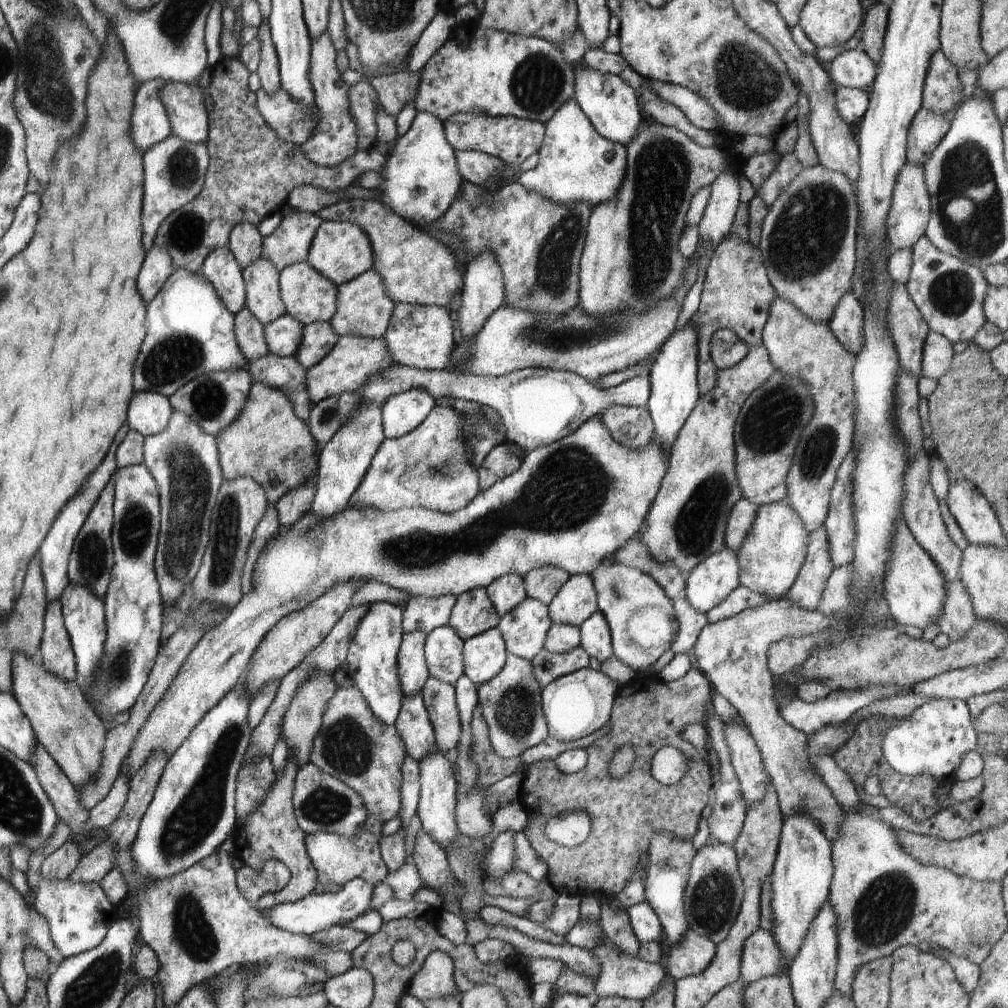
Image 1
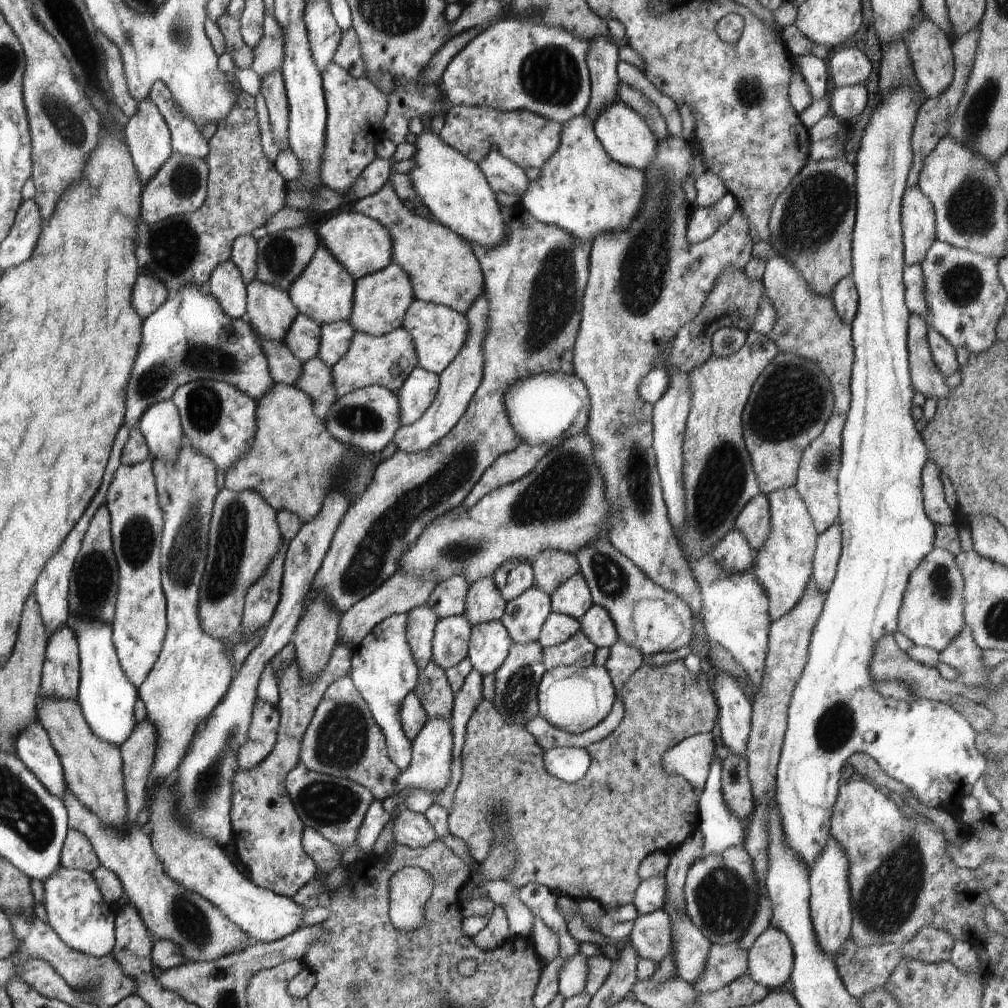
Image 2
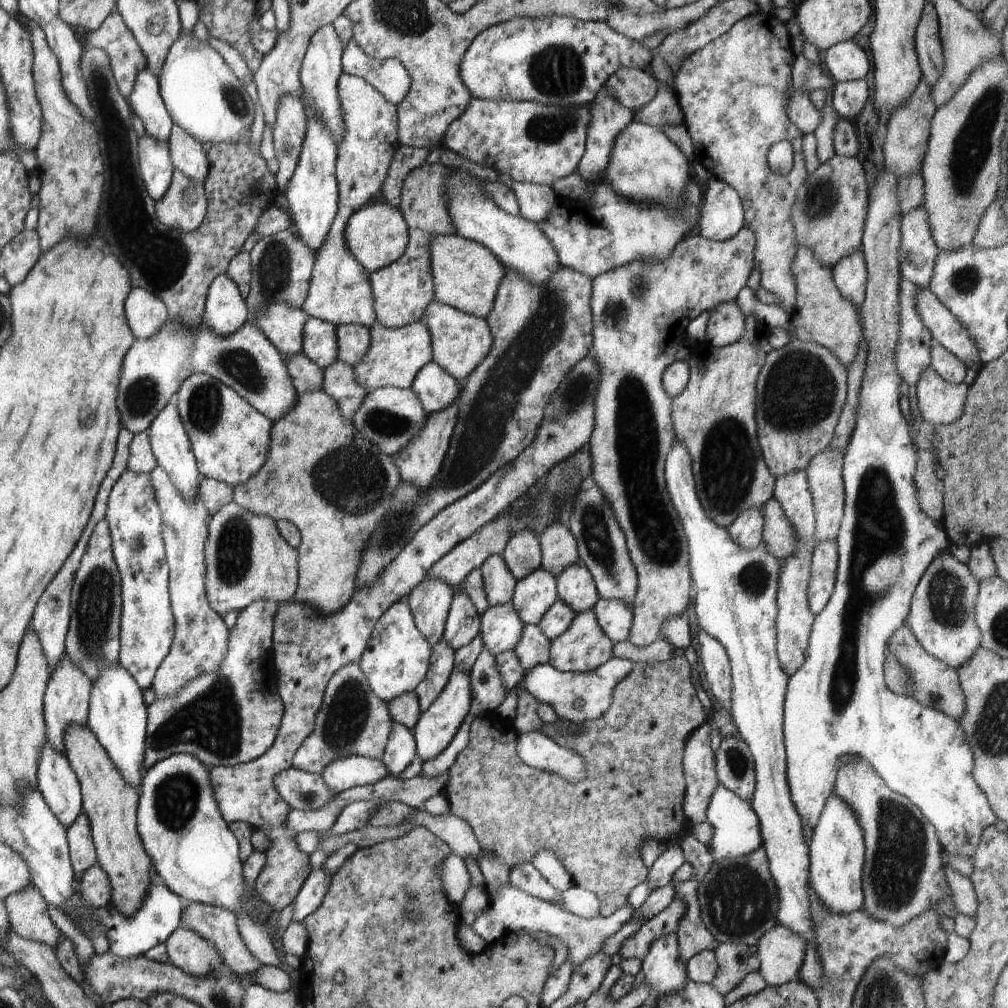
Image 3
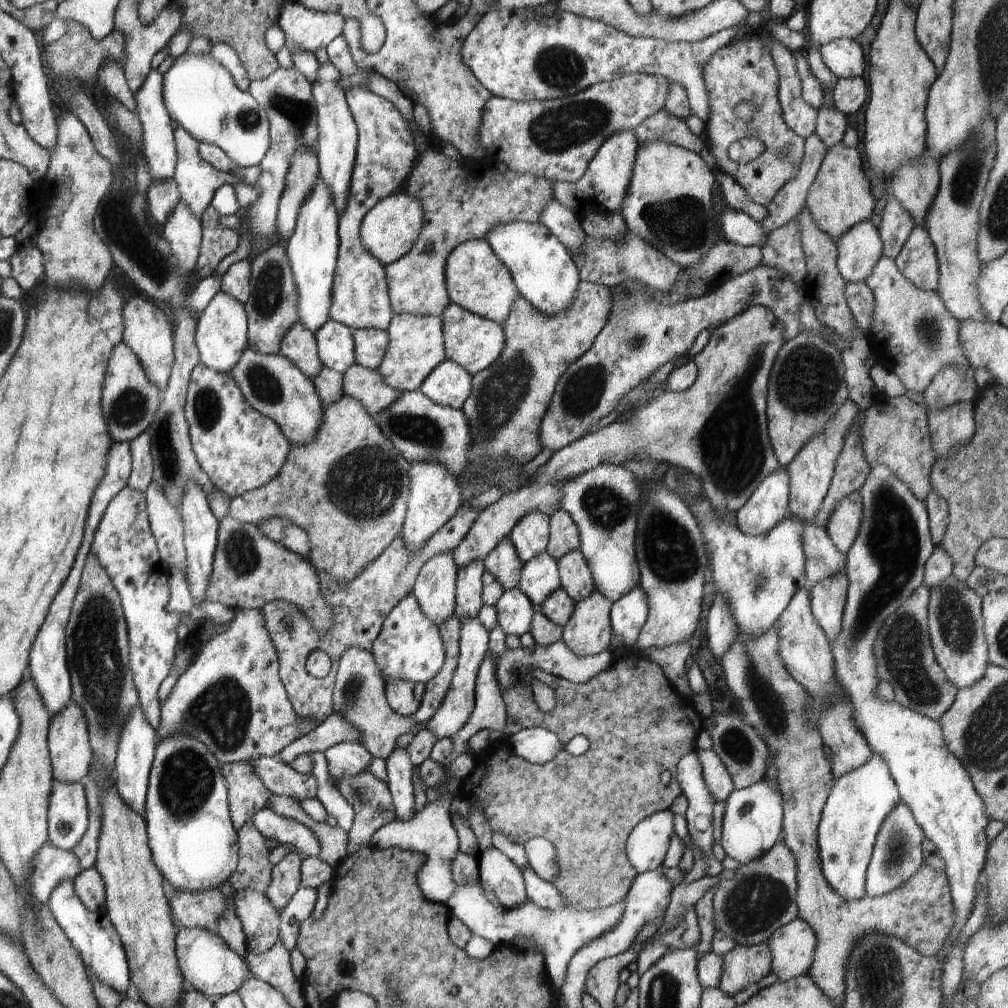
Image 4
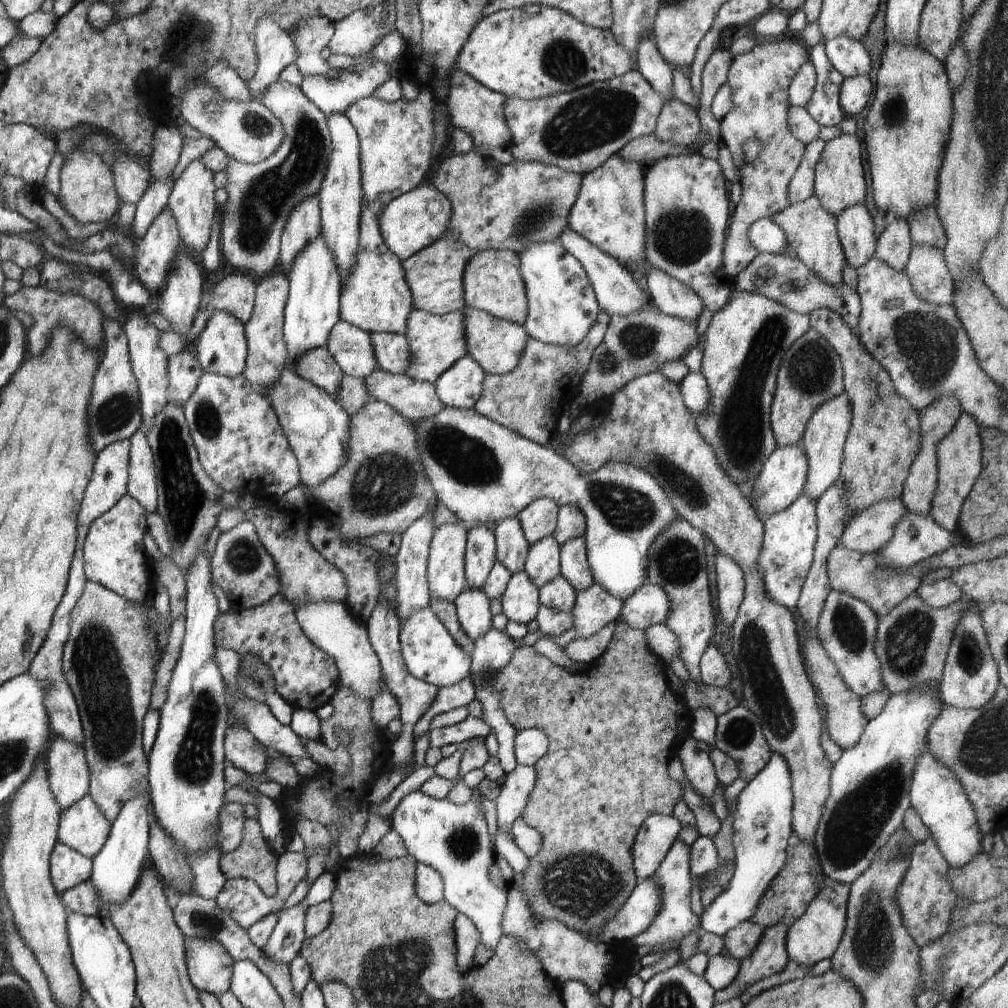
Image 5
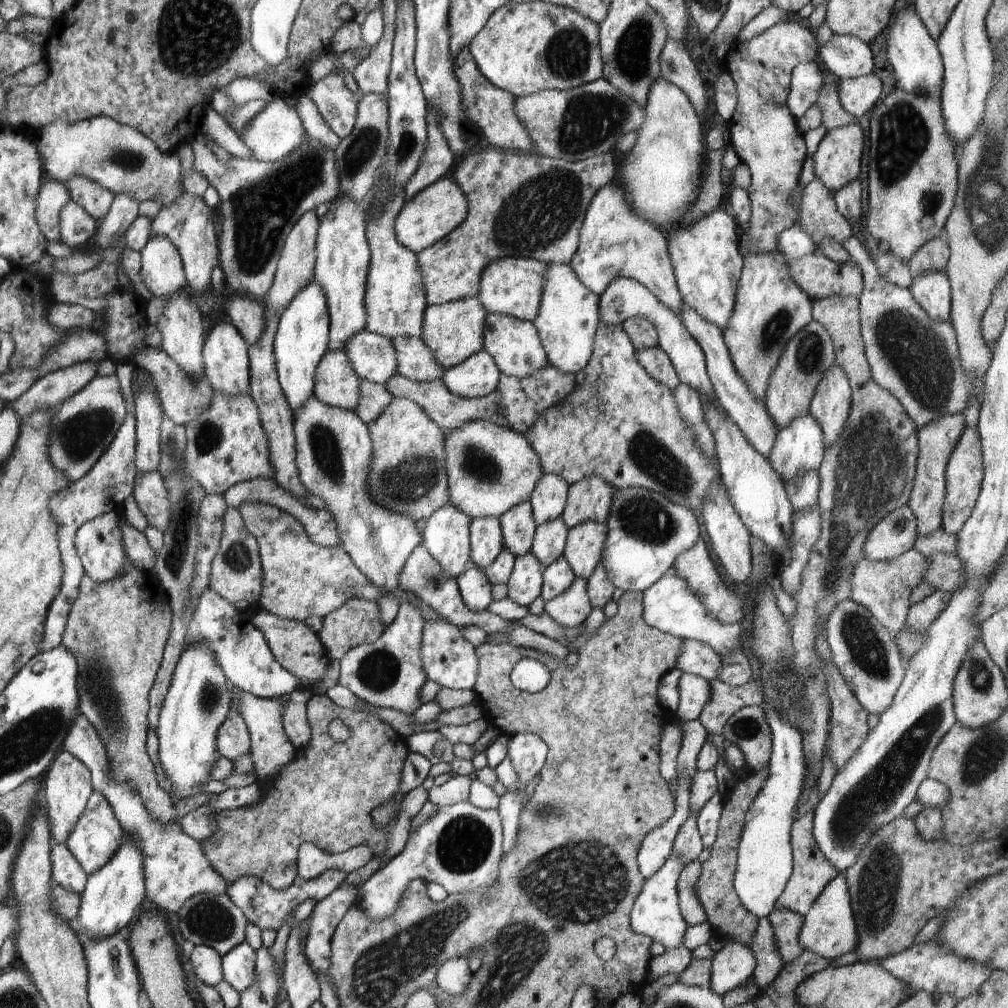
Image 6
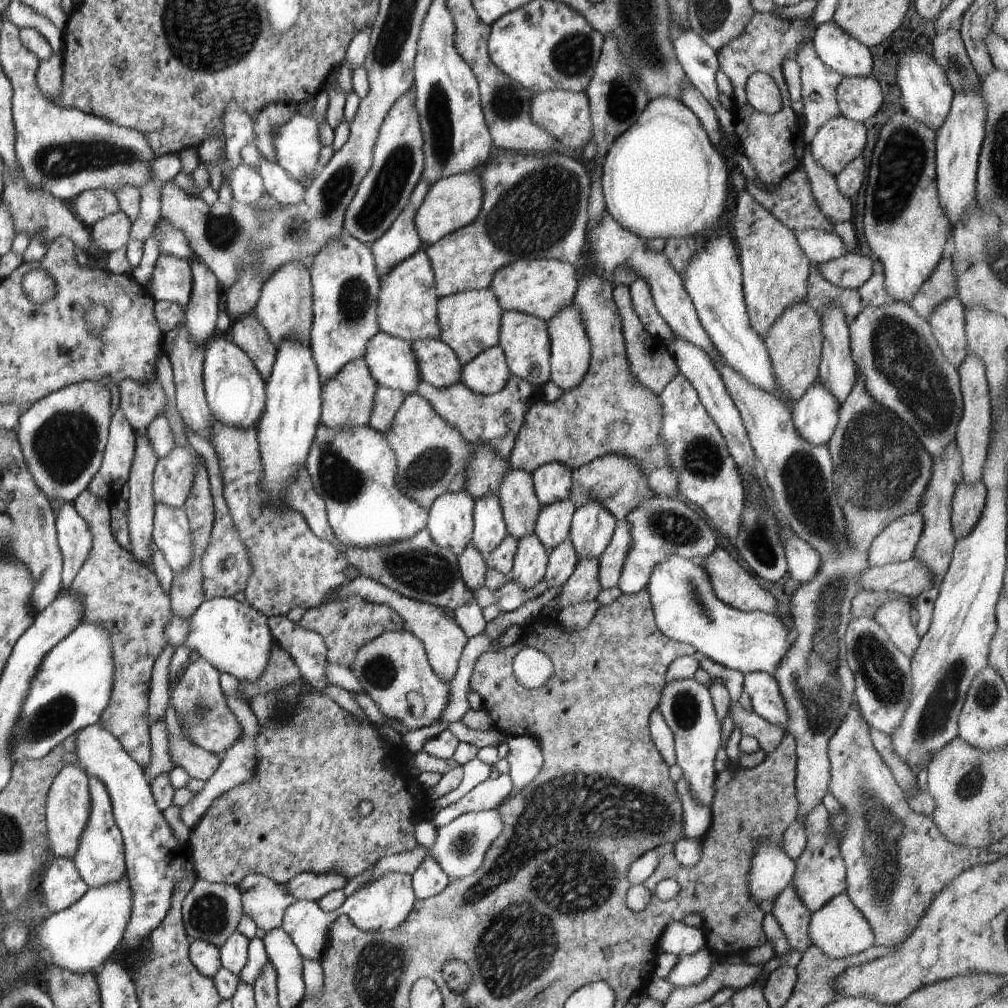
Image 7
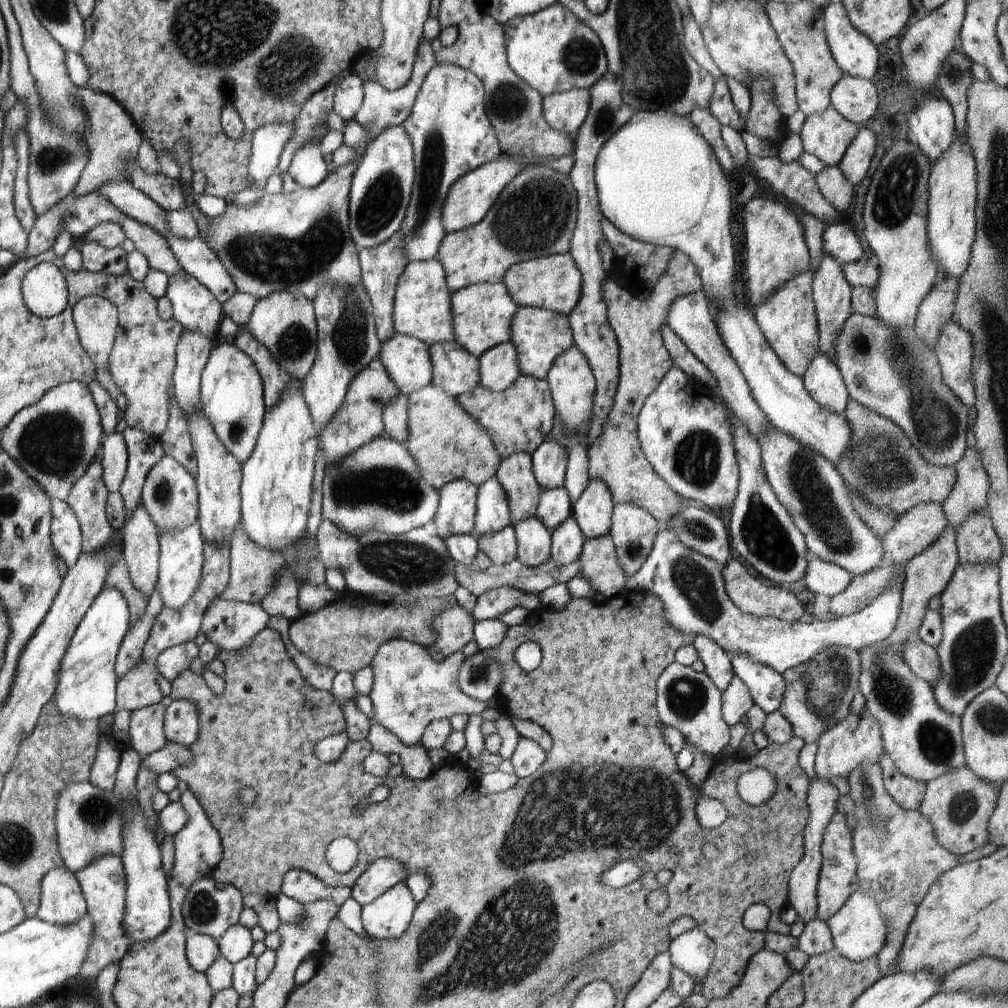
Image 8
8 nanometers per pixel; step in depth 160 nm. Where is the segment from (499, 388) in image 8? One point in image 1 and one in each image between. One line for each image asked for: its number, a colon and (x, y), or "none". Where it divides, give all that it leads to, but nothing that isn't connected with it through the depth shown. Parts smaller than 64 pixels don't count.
1: (401, 413)
2: (419, 390)
3: (436, 389)
4: (449, 384)
5: (460, 386)
6: (477, 376)
7: (487, 374)

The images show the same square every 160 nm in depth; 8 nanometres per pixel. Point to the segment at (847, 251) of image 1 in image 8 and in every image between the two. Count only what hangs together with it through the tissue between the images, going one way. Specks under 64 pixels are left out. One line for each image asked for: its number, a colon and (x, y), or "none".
2: (811, 223)
3: (828, 216)
4: (840, 197)
5: (839, 175)
6: (836, 160)
7: (837, 143)
8: (826, 135)

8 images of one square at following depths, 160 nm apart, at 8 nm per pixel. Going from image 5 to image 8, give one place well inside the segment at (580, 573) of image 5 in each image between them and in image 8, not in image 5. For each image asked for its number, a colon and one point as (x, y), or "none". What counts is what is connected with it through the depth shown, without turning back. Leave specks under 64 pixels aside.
6: (584, 544)
7: (592, 527)
8: (593, 511)

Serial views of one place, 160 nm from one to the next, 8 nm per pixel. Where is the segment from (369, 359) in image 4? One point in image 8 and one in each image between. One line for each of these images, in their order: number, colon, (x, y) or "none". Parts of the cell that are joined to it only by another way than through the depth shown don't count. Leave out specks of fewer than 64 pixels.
5: (391, 351)
6: (415, 360)
7: (438, 365)
8: (455, 371)

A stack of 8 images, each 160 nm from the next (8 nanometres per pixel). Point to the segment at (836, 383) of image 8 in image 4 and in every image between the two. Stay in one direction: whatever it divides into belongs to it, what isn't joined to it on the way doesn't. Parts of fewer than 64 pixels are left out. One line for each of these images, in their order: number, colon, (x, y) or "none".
4: (767, 506)
5: (781, 481)
6: (798, 448)
7: (816, 416)

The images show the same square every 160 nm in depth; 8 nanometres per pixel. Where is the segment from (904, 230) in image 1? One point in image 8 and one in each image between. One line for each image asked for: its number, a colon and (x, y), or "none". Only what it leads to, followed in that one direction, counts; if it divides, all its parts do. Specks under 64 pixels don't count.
2: (917, 213)
3: (917, 254)
4: (918, 261)
5: (926, 268)
6: (932, 290)
7: (947, 323)
8: (954, 352)

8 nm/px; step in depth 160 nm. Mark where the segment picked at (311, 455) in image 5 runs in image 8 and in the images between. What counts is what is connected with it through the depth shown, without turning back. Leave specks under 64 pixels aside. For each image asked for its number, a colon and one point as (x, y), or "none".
6: (333, 448)
7: (354, 472)
8: (379, 487)

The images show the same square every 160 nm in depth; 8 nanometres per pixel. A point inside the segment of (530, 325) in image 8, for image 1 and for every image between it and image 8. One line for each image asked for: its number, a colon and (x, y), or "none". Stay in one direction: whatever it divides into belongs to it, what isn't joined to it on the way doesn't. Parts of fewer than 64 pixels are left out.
1: (421, 336)
2: (438, 332)
3: (460, 342)
4: (473, 342)
5: (496, 344)
6: (514, 345)
7: (525, 340)

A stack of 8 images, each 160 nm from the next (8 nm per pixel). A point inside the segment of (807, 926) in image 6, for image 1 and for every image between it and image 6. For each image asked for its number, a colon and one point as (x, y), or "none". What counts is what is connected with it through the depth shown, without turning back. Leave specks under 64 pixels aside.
1: (761, 957)
2: (770, 960)
3: (781, 953)
4: (791, 947)
5: (815, 936)

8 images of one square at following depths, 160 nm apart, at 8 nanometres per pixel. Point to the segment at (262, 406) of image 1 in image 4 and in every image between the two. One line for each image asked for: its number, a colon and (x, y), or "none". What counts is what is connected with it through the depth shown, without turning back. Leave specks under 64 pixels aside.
2: (294, 462)
3: (321, 474)
4: (348, 488)

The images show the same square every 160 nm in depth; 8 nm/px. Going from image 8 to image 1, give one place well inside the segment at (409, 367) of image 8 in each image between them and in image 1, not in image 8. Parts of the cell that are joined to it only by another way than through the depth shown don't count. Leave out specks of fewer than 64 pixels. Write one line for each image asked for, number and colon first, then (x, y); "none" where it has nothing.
1: (283, 336)
2: (302, 338)
3: (320, 342)
4: (334, 341)
5: (351, 348)
6: (372, 356)
7: (391, 360)

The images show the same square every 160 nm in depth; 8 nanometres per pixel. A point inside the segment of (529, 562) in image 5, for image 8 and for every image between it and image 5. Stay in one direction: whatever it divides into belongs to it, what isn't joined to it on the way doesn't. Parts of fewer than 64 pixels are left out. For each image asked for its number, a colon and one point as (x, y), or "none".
6: (549, 539)
7: (554, 522)
8: (554, 506)

